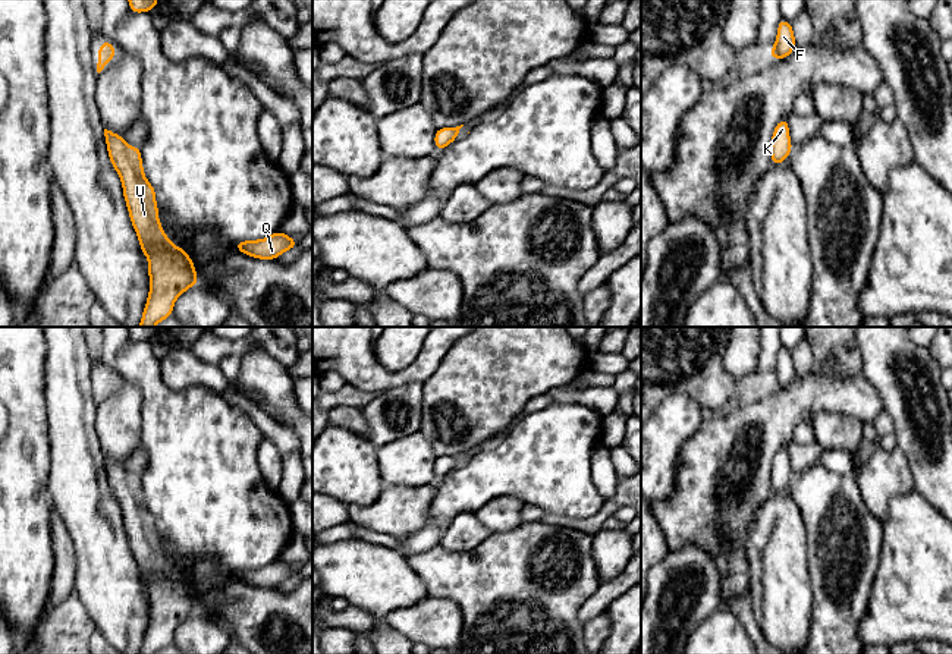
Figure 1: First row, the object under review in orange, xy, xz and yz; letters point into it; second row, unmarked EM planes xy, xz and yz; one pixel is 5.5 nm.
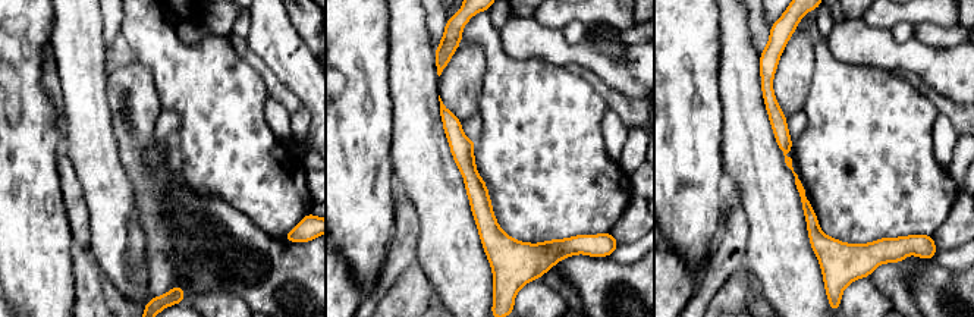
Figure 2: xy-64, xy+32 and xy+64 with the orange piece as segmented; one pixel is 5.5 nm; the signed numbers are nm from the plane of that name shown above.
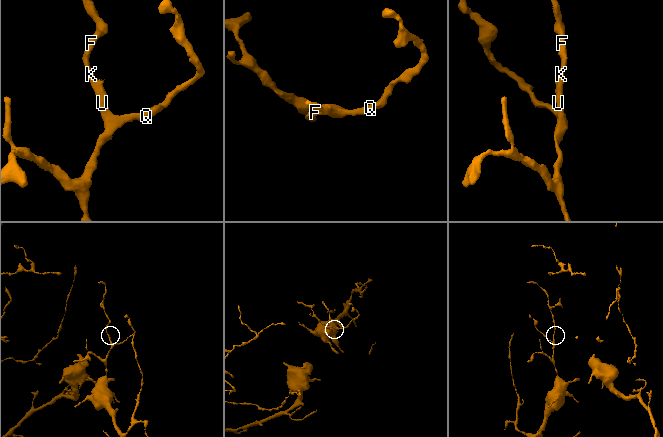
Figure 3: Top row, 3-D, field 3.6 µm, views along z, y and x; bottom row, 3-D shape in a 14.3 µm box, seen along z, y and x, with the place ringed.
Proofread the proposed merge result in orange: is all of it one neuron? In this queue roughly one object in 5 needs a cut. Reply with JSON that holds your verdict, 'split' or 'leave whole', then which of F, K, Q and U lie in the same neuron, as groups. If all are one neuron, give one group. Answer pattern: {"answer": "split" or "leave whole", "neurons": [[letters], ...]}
{"answer": "leave whole", "neurons": [["F", "K", "Q", "U"]]}

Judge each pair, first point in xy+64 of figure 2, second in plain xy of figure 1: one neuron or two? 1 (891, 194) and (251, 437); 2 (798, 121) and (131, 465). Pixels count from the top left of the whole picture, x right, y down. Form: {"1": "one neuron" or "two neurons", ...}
{"1": "one neuron", "2": "one neuron"}

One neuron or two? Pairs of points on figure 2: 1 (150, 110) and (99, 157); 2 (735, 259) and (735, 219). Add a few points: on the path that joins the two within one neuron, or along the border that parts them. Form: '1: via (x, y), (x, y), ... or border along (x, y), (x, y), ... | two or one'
1: border along (109, 107), (118, 156), (128, 173) | two
2: via (738, 248), (735, 245), (735, 229) | one

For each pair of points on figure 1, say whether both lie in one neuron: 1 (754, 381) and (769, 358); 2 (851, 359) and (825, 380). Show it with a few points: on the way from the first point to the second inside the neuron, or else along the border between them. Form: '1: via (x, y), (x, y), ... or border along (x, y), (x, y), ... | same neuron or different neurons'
1: via (760, 376), (766, 364) | same neuron
2: border along (811, 368), (830, 357), (839, 376), (860, 373) | different neurons

